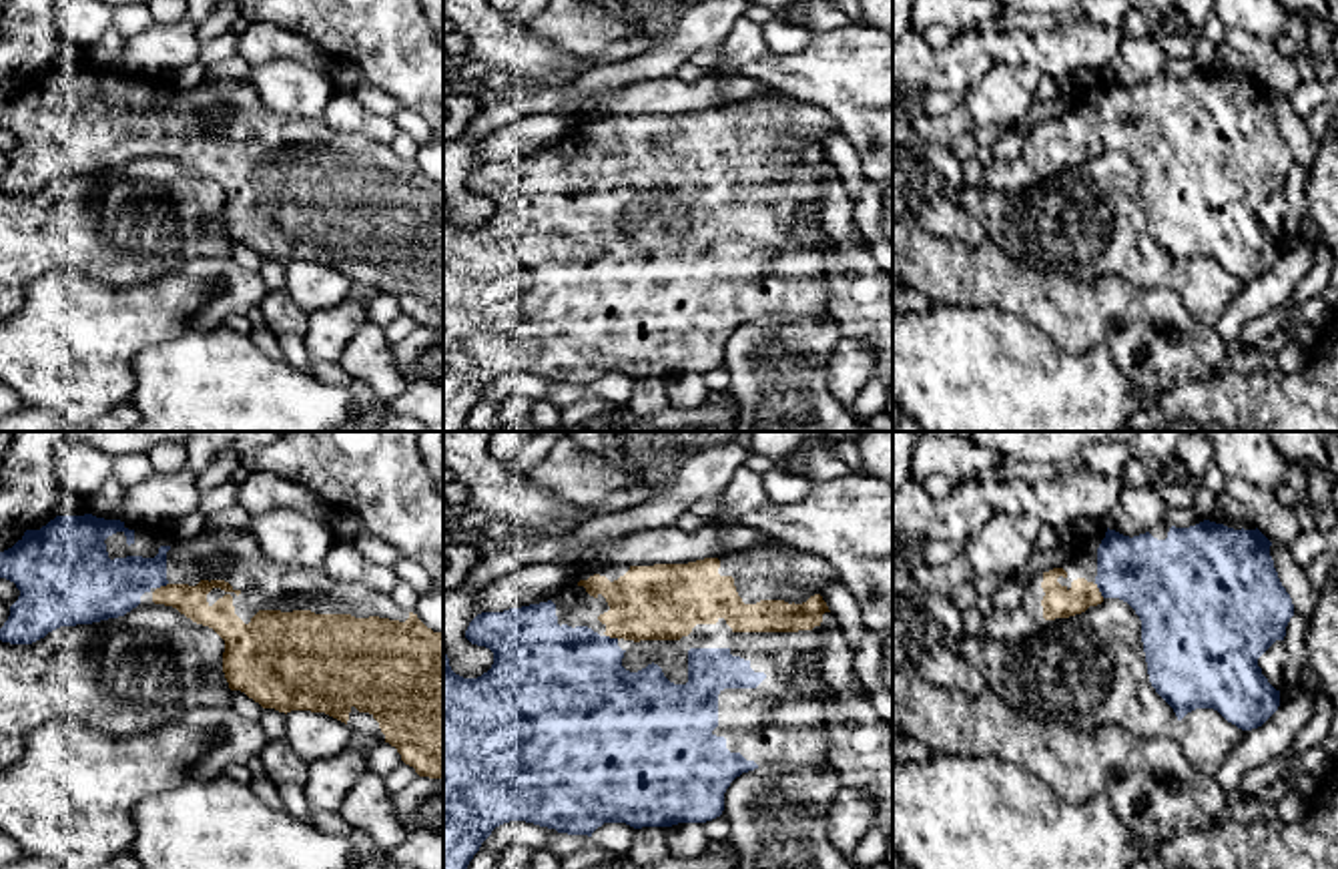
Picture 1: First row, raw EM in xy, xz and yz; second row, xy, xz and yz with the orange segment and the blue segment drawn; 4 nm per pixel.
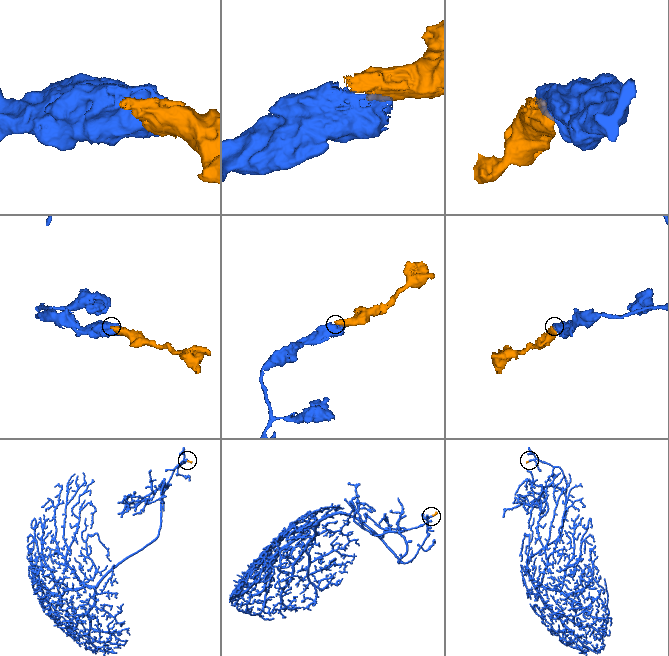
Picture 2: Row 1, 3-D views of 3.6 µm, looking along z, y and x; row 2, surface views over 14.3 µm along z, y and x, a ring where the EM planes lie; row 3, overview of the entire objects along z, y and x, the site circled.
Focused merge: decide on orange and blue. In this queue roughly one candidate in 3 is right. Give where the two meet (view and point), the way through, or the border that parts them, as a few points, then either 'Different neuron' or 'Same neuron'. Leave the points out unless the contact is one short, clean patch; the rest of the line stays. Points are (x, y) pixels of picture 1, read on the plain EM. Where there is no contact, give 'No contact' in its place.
Touches orange at yz (1098, 141). Path across: yz (1058, 153), (1072, 153), (1098, 141), (1116, 129), (1158, 129). Same neuron

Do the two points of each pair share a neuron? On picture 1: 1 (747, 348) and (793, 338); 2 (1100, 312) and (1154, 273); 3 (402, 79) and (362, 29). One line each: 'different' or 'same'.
1: same
2: different
3: same

